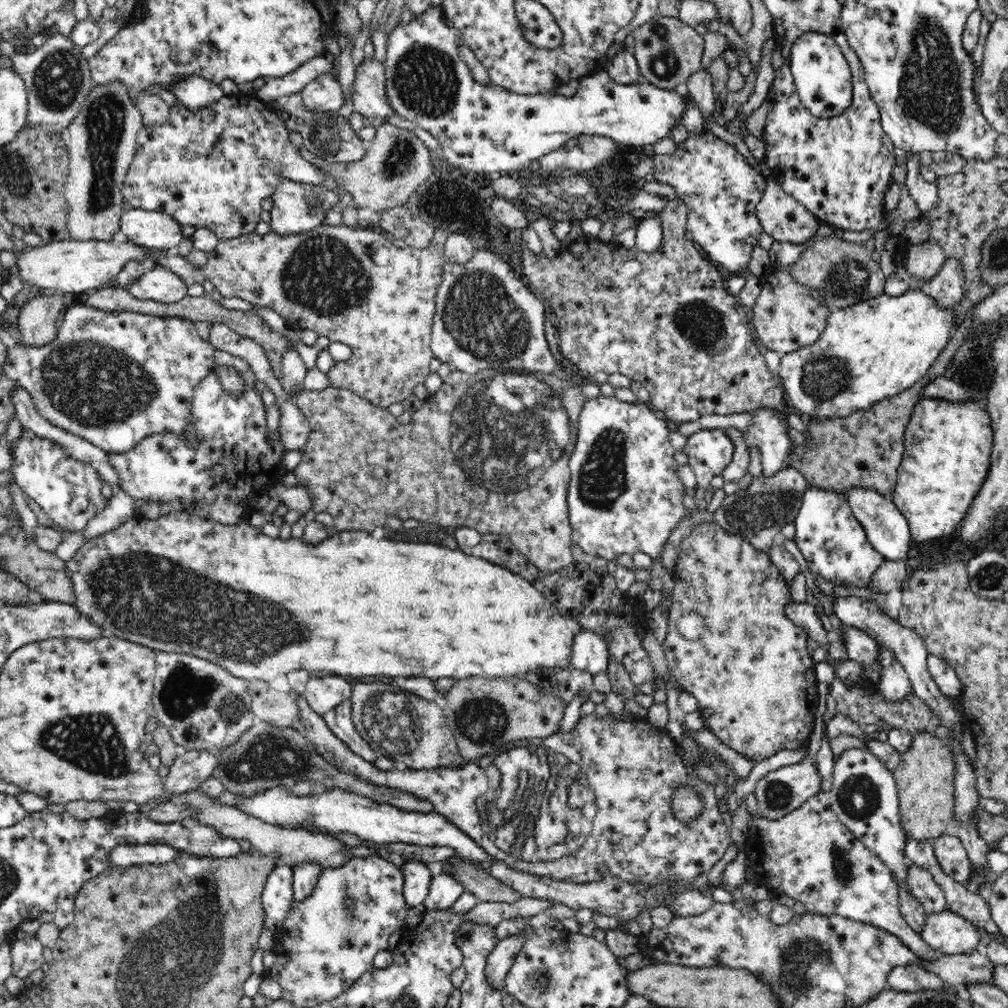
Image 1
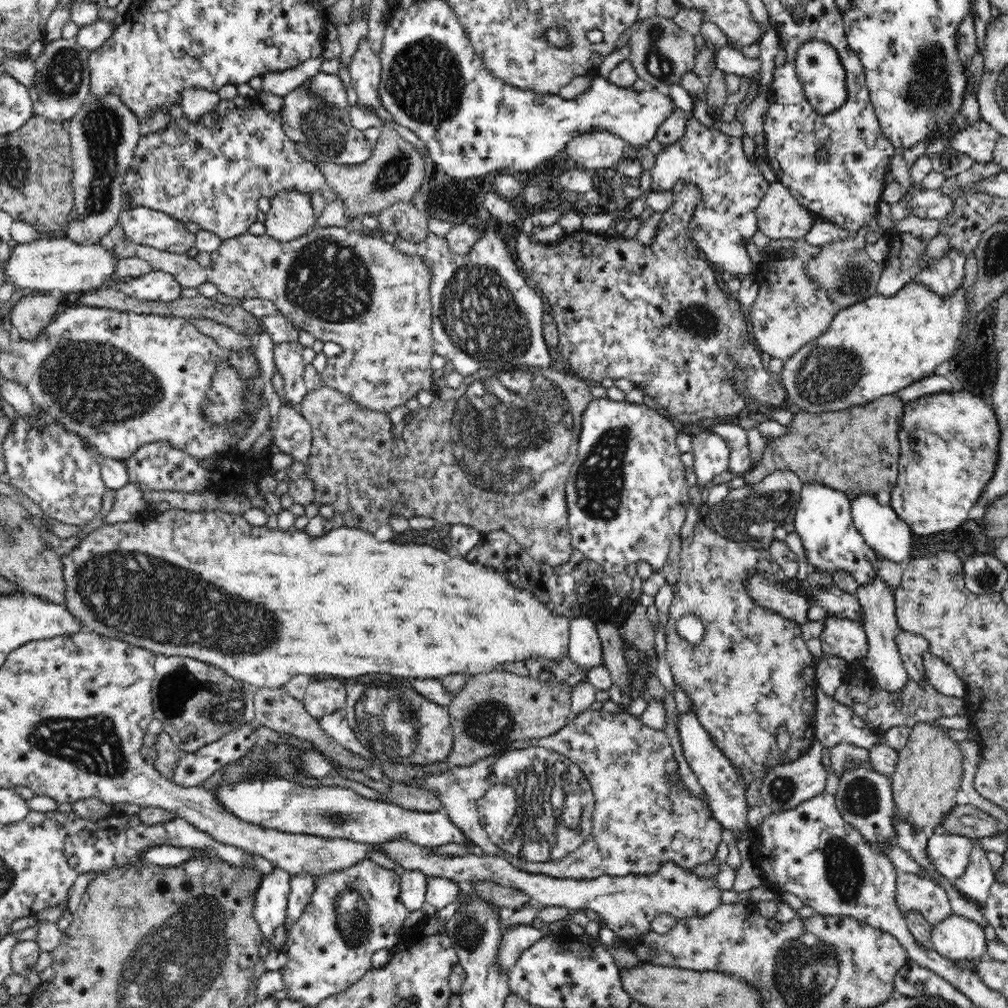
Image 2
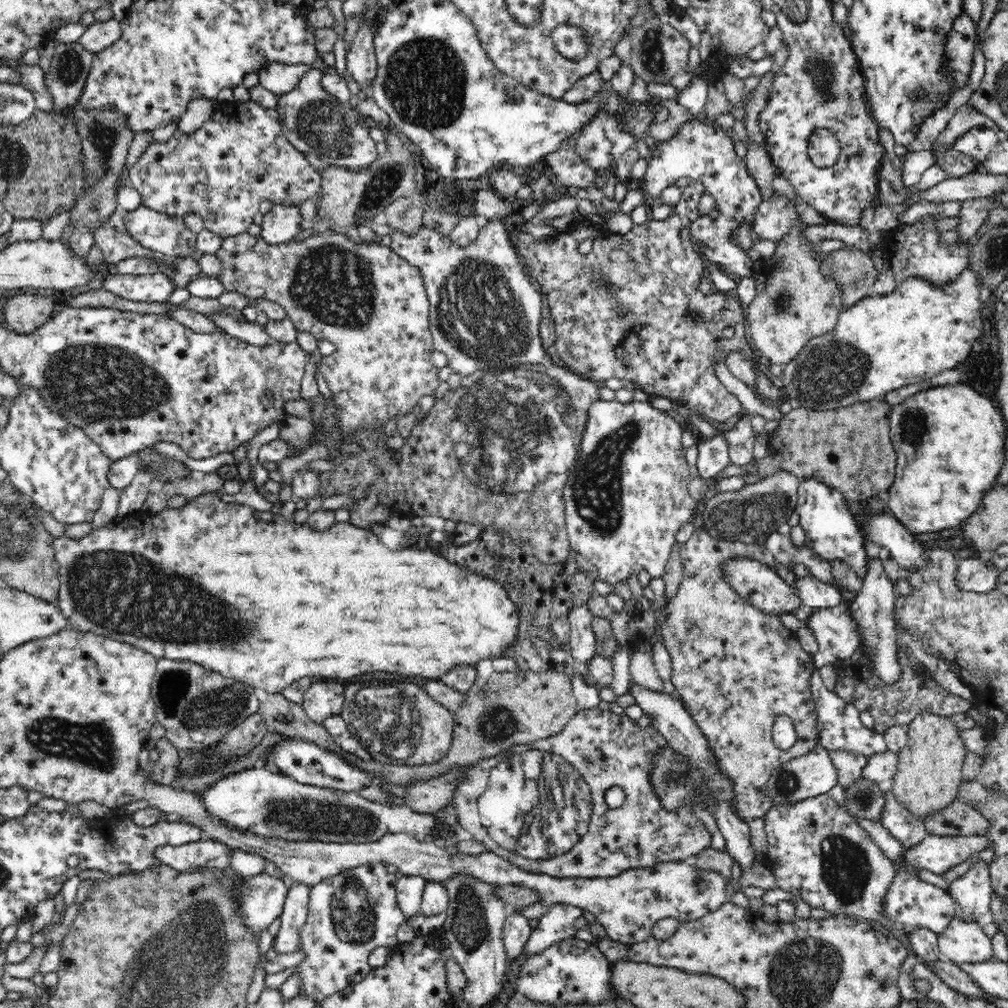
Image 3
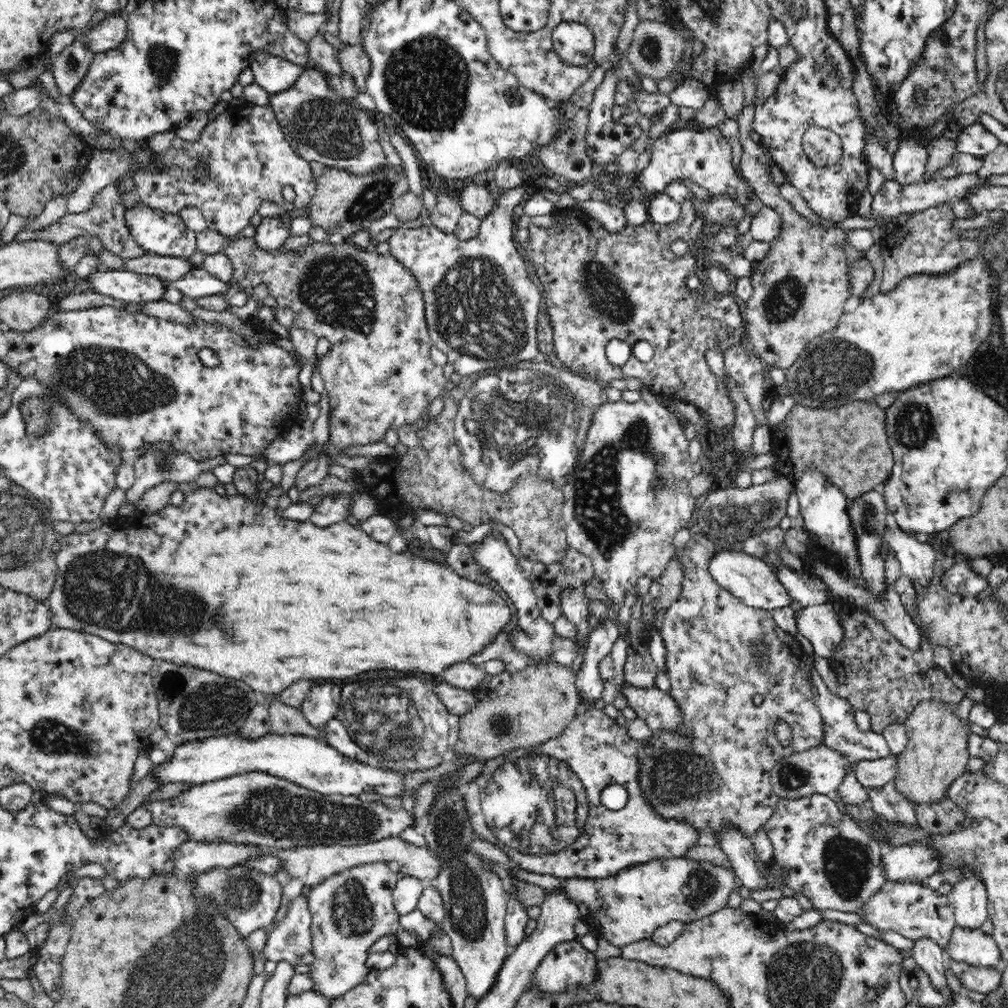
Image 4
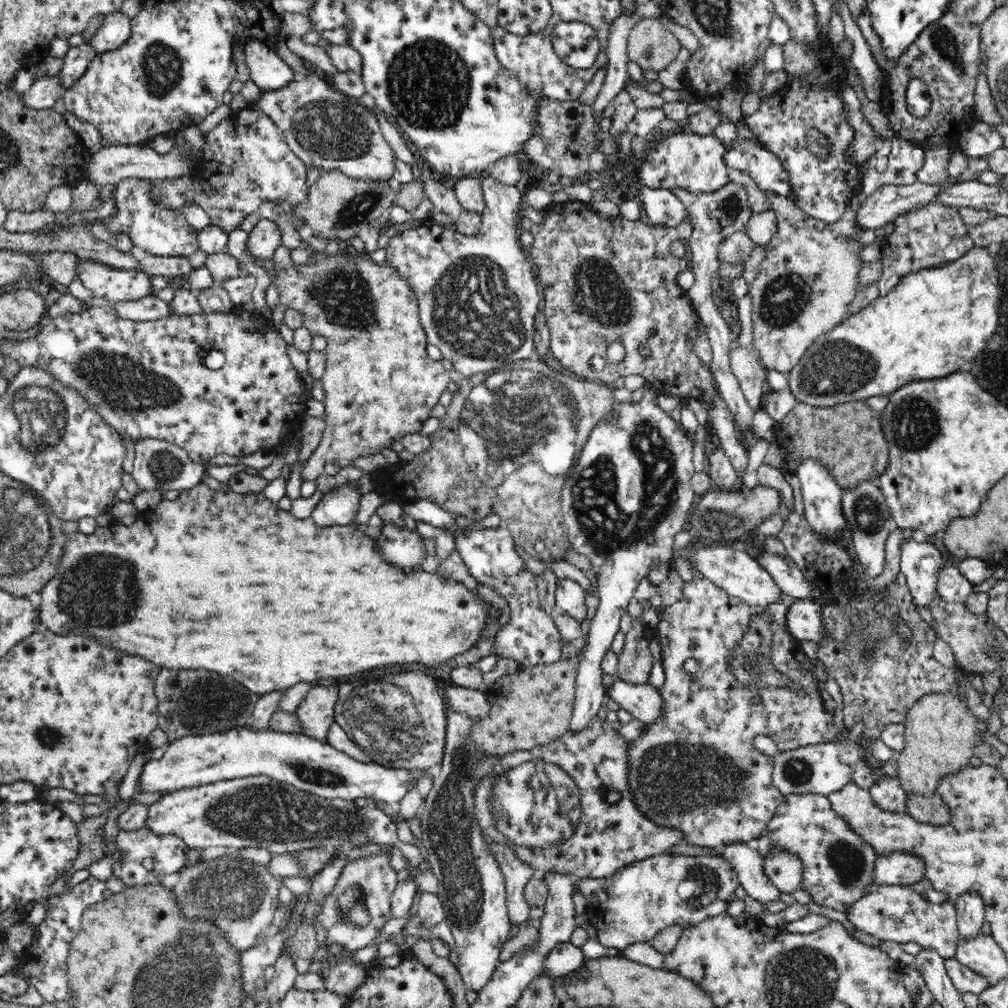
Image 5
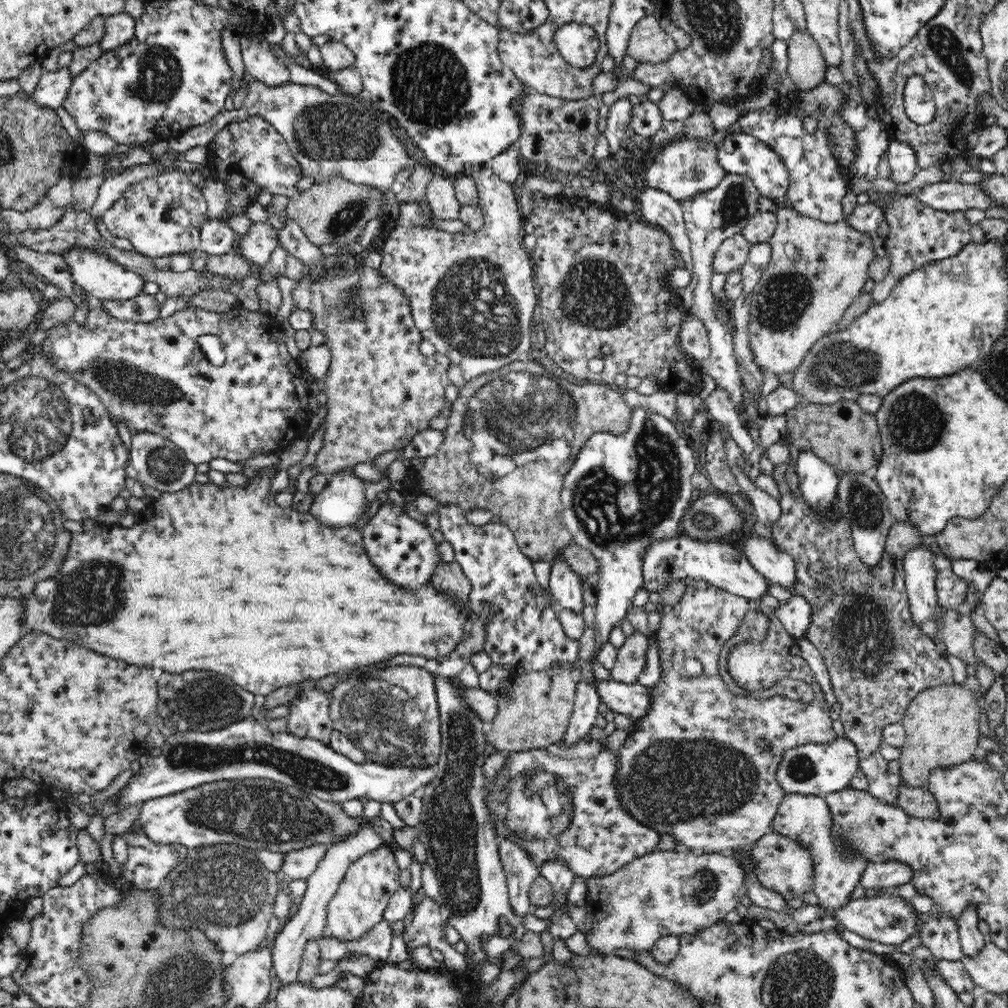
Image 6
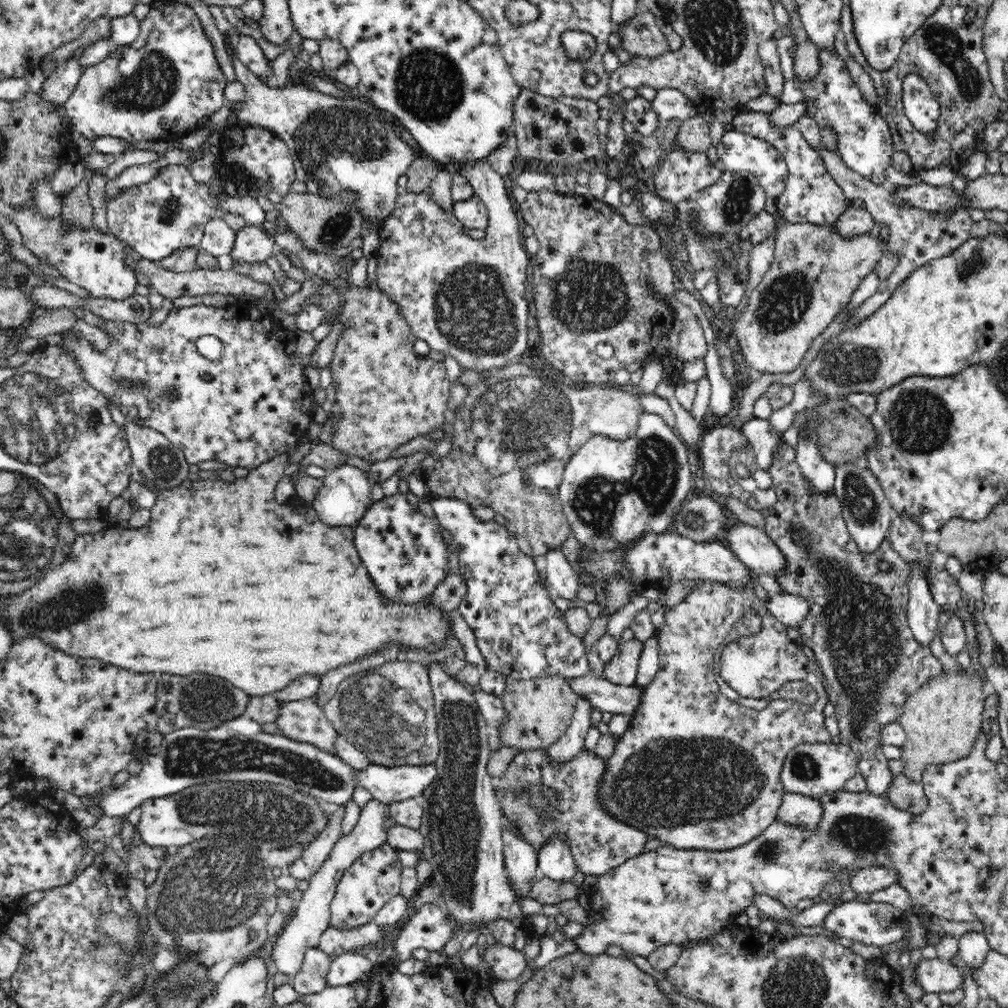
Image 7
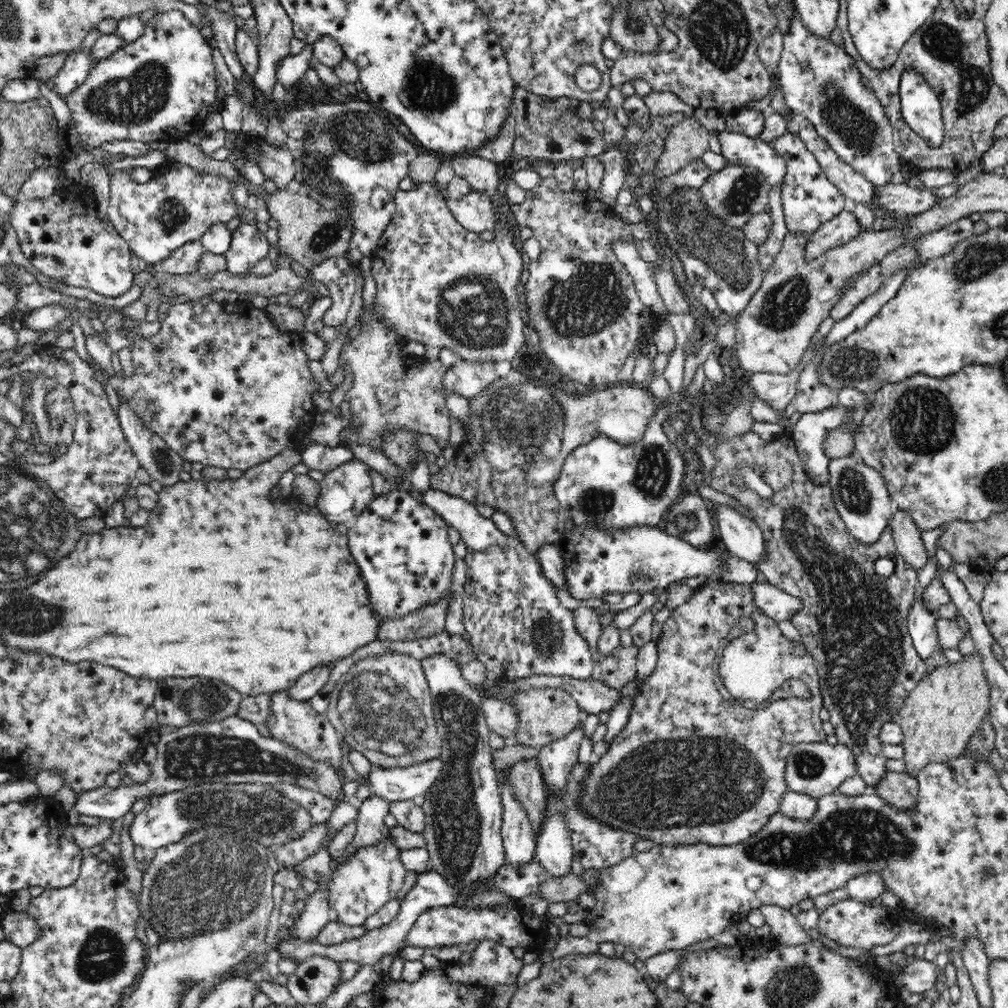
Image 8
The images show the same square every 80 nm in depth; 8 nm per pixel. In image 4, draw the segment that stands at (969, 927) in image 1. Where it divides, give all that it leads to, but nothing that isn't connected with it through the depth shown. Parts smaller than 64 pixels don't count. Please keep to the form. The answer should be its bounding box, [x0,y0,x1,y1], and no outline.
[943,926,1003,970]

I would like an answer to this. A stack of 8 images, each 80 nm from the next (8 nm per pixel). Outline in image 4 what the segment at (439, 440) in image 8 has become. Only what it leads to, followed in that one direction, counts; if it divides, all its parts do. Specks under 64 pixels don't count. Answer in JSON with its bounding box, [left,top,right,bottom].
[222,236,446,491]

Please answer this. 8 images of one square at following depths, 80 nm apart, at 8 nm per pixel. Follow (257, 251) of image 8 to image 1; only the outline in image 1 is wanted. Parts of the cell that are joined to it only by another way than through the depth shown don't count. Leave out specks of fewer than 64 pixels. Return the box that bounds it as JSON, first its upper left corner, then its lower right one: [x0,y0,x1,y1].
[269,178,341,235]

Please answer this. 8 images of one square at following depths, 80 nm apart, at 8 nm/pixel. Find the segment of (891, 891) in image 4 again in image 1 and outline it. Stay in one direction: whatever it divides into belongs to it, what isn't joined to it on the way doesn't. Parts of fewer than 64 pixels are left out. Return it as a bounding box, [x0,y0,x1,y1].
[905,866,947,914]

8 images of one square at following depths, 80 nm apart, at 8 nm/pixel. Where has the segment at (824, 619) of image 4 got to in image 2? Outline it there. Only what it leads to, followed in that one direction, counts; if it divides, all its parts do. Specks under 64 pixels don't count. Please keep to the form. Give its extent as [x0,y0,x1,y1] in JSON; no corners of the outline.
[816,614,867,664]

